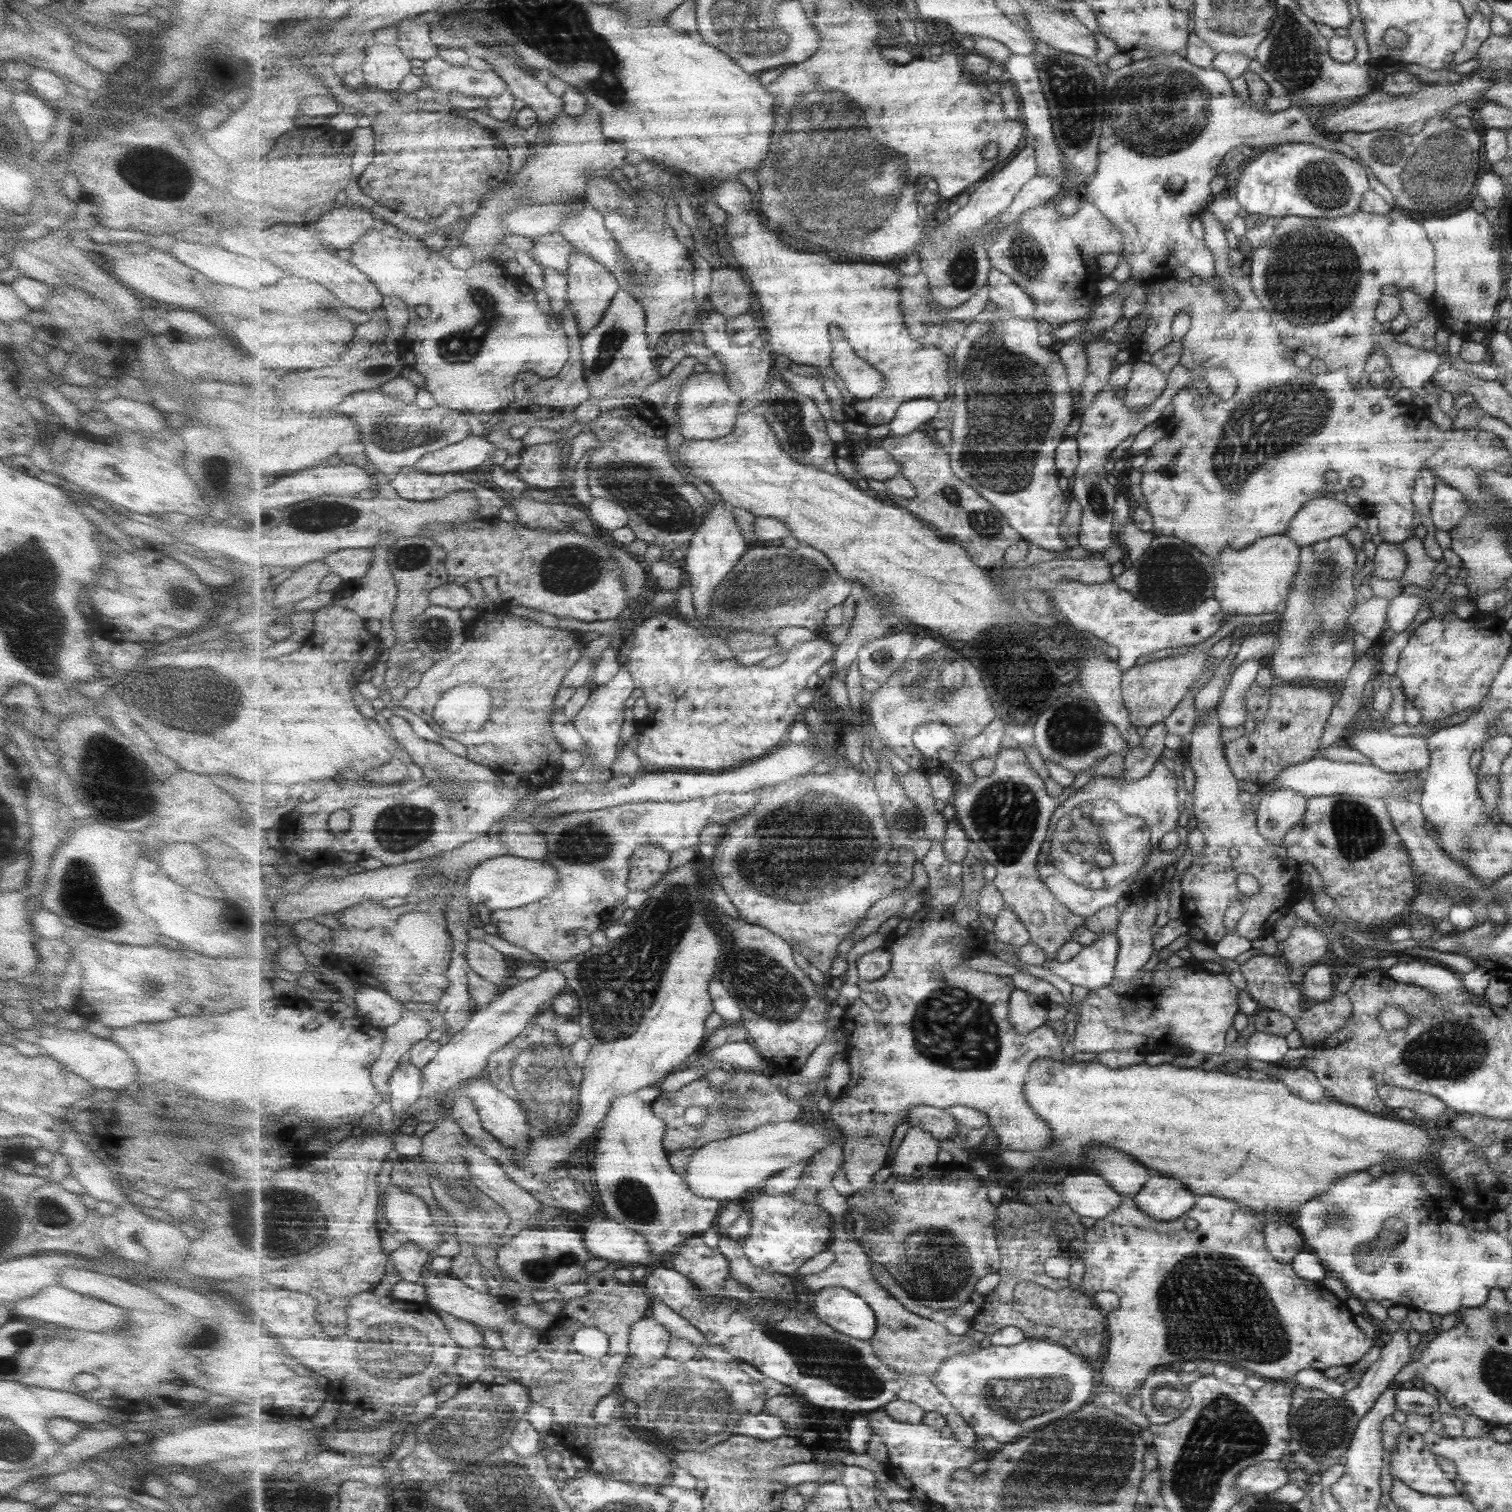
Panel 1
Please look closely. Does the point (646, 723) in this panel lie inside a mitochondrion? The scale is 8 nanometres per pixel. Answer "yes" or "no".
no

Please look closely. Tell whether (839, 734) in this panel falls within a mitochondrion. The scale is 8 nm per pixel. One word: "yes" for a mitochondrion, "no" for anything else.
no

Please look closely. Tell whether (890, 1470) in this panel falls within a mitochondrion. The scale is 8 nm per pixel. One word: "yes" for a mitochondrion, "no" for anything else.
no

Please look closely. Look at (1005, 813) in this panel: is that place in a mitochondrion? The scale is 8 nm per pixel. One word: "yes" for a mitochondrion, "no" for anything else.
yes

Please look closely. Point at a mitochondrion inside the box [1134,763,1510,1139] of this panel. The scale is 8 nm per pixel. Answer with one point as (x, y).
(1448, 1051)

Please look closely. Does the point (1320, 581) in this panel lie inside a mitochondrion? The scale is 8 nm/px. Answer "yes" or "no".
yes

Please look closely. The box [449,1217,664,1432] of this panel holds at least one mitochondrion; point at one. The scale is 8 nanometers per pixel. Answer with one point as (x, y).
(540, 1269)

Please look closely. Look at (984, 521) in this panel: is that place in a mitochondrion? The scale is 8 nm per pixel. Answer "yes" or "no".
yes

